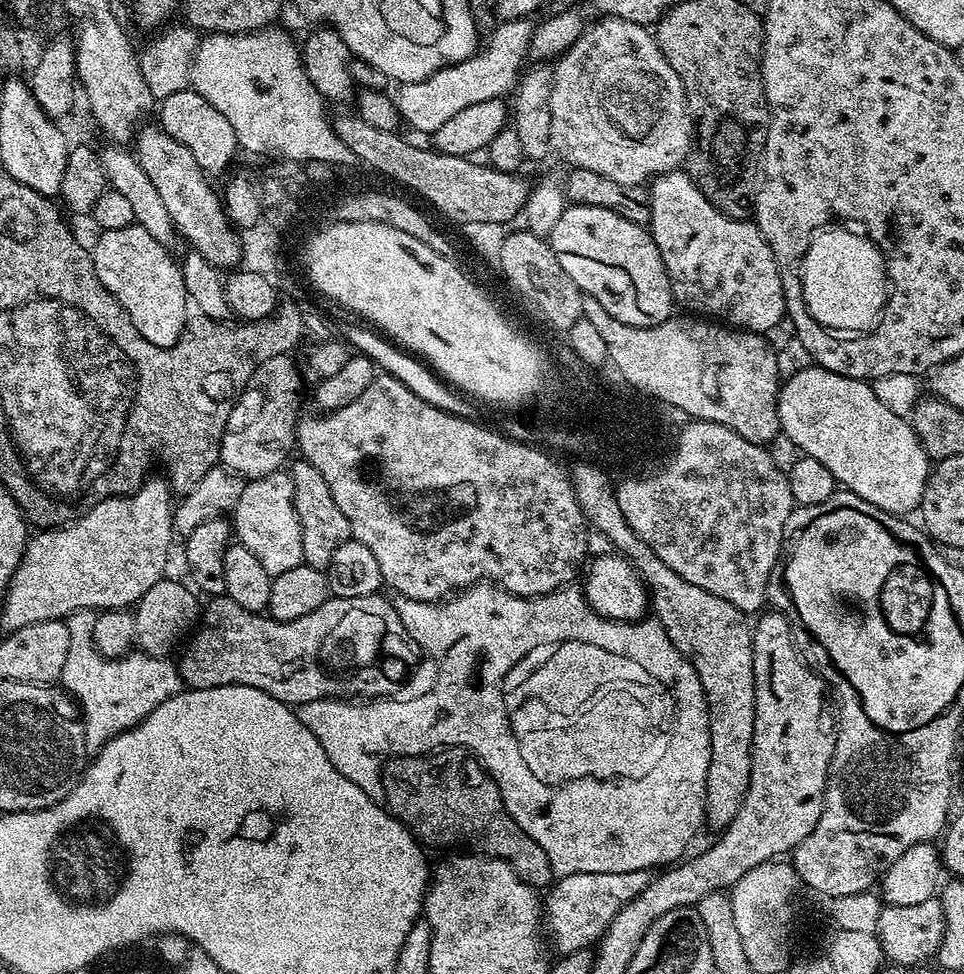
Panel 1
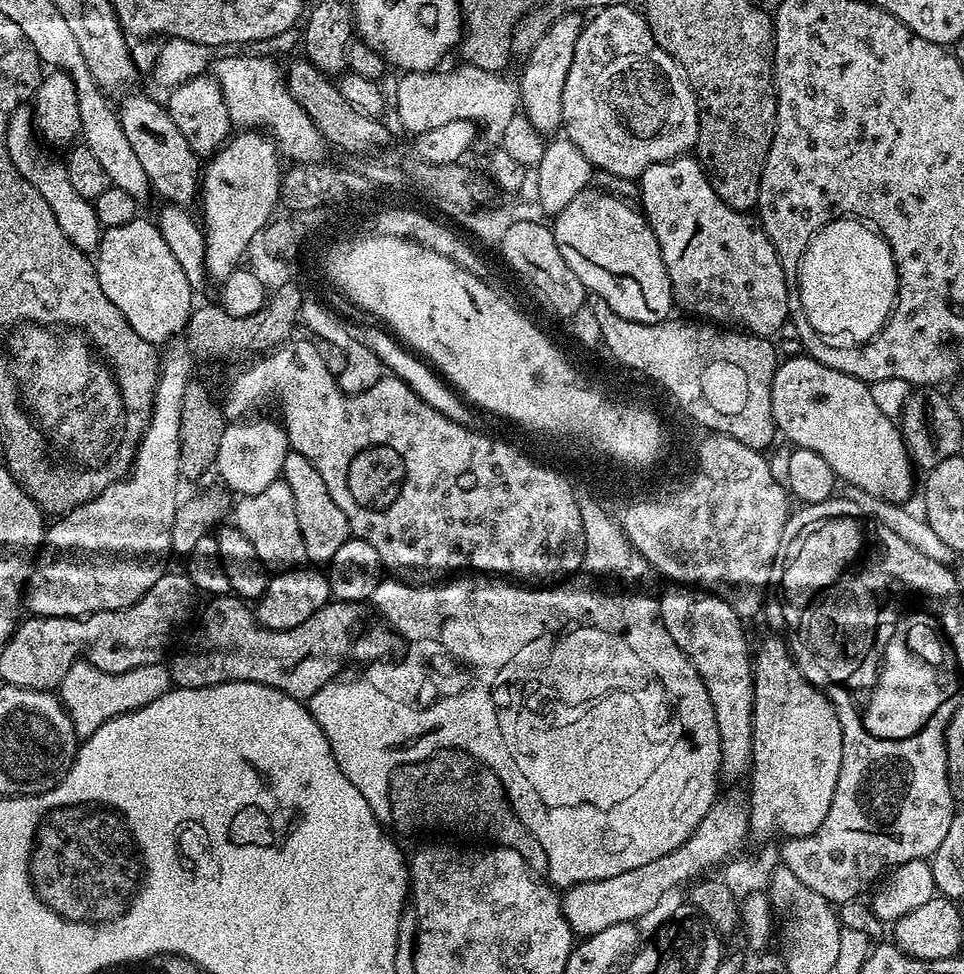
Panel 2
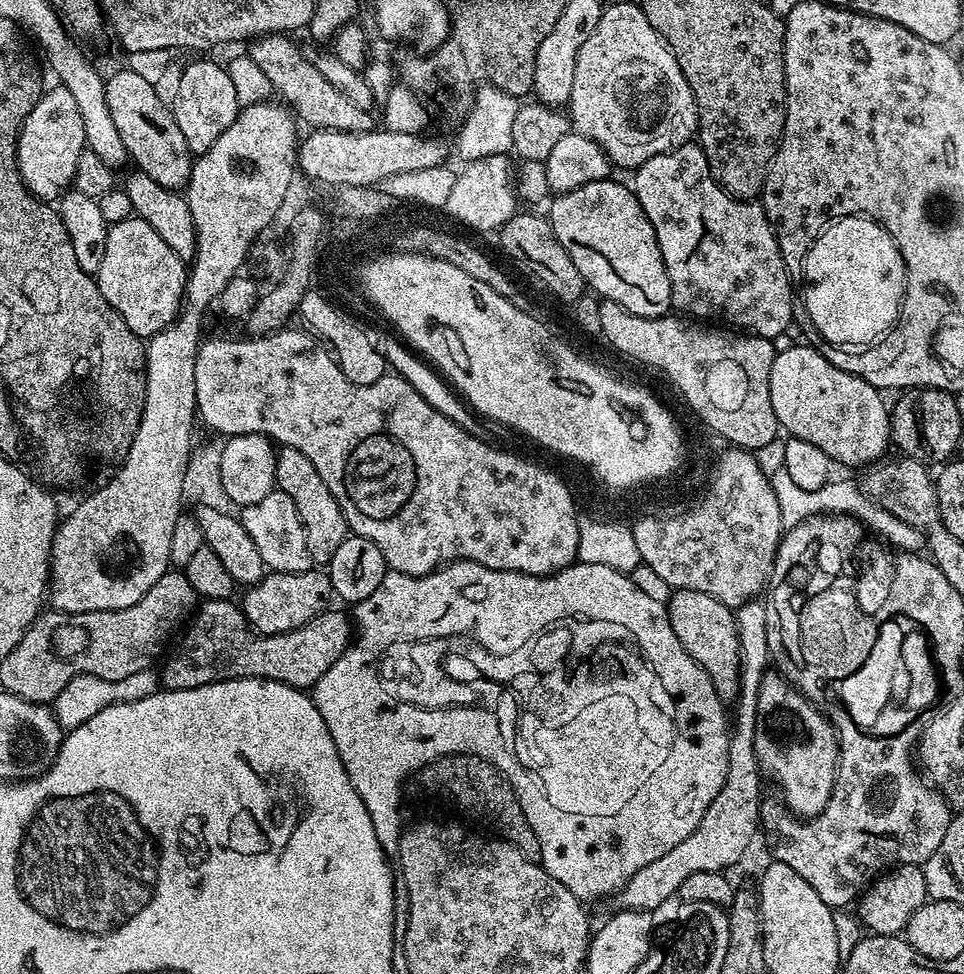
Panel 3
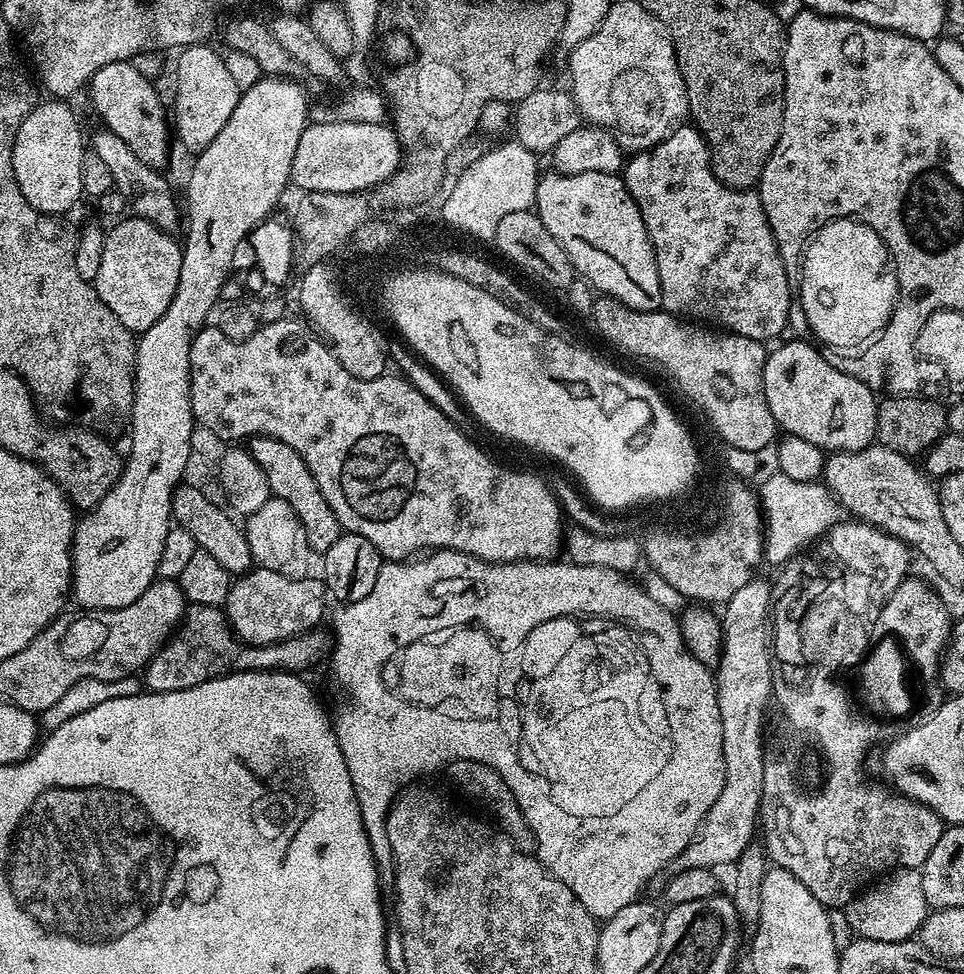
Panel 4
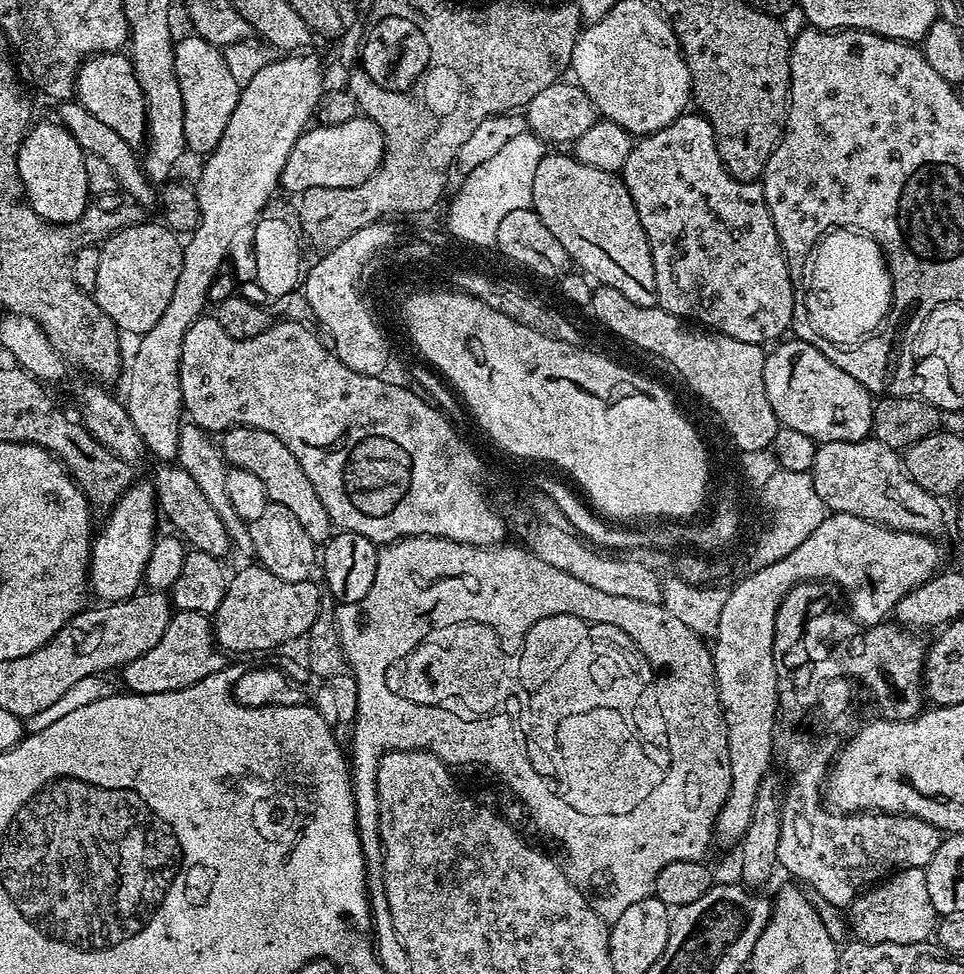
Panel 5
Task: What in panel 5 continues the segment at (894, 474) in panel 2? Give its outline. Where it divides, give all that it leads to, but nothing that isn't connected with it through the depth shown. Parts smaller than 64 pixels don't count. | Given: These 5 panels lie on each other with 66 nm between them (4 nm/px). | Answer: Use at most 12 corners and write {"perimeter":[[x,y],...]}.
{"perimeter":[[814,346],[765,355],[770,406],[820,444],[869,439],[873,393]]}

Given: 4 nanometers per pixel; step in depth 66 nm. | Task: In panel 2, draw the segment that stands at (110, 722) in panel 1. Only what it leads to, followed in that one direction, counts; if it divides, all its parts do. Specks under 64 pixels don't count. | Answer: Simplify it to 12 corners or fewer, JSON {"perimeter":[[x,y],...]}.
{"perimeter":[[81,658],[58,699],[77,737],[169,691],[163,663],[103,672]]}

